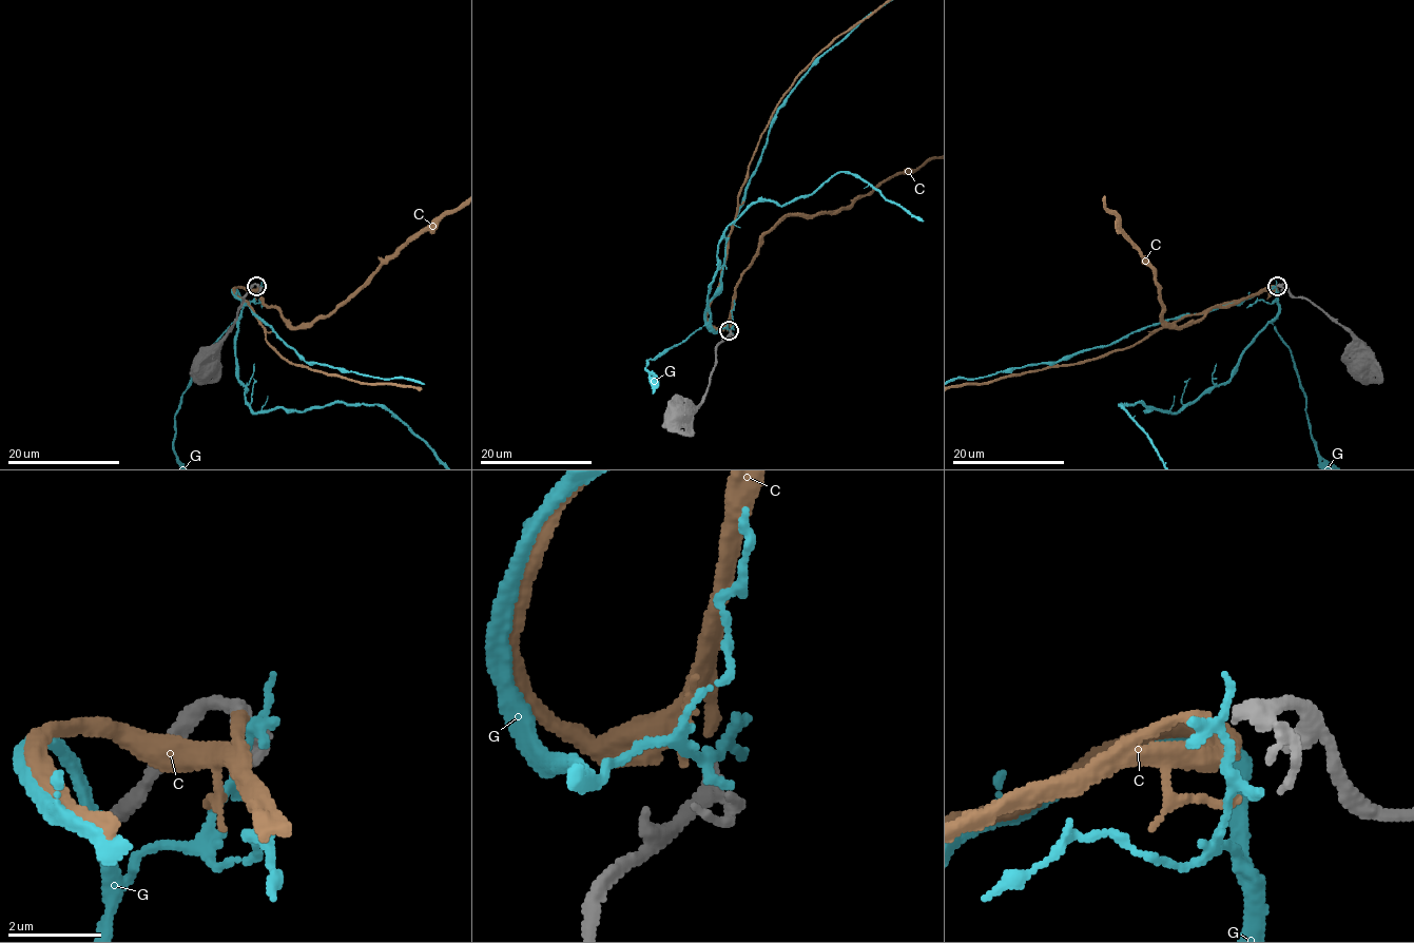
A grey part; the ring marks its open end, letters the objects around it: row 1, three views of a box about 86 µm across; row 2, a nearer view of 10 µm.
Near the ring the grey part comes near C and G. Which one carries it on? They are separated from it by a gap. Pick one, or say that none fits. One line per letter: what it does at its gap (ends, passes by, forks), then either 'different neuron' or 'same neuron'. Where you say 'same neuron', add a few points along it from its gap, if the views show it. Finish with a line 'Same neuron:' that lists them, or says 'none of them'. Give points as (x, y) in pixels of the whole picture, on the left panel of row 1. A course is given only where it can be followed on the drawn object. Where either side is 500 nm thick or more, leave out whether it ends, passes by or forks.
C: it ends there; same neuron
G: it ends there; different neuron
Same neuron: C

